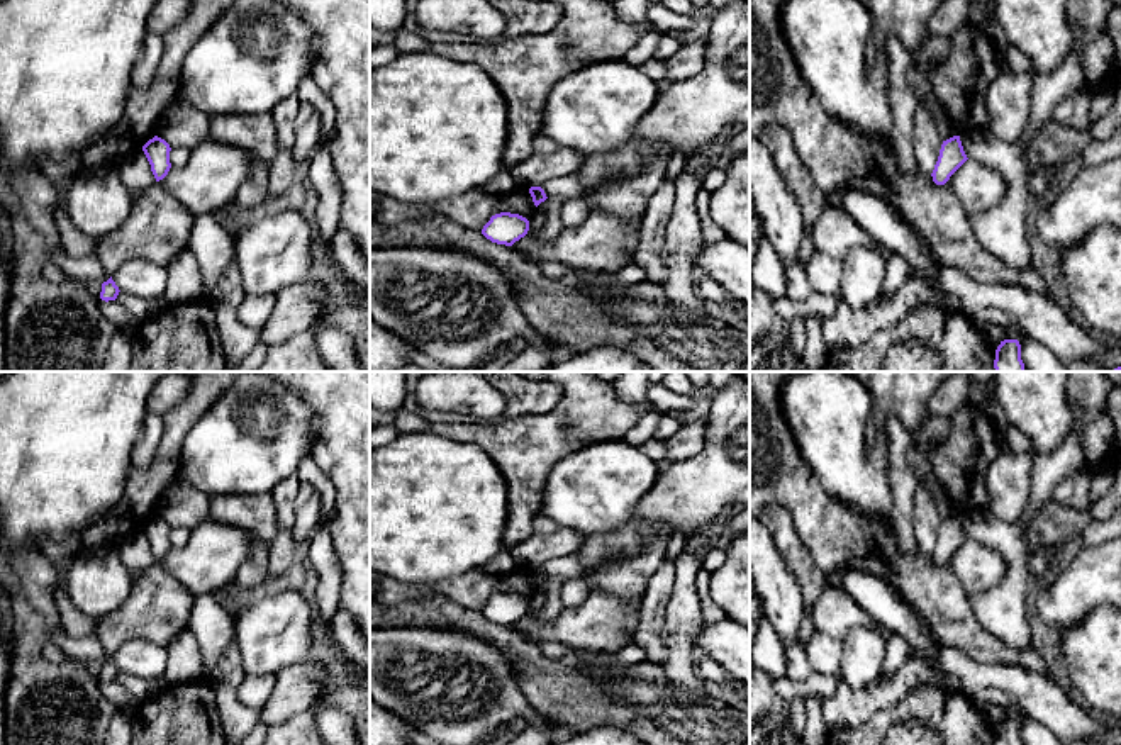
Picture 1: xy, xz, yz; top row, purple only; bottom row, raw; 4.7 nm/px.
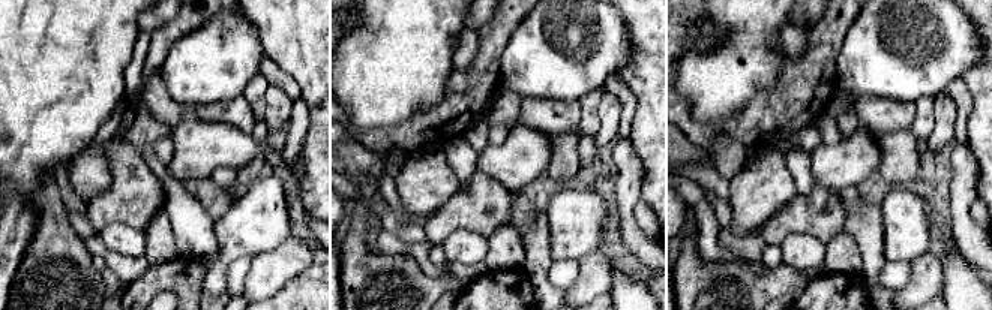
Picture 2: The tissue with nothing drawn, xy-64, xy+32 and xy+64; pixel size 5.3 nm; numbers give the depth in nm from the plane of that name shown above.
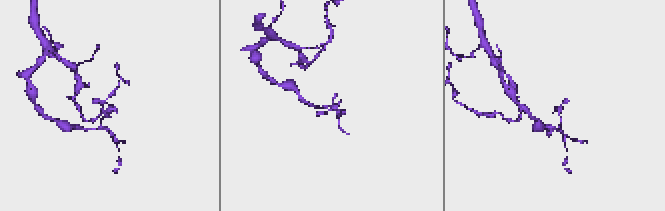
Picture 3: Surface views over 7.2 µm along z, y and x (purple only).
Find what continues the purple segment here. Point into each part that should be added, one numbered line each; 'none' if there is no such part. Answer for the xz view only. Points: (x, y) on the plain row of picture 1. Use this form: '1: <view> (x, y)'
none

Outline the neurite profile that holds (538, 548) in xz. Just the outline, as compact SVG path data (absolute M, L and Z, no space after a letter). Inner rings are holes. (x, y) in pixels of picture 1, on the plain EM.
M563 528L551 535L534 533L526 541L510 550L521 567L541 567L553 558L573 555L580 550L585 536L575 529Z

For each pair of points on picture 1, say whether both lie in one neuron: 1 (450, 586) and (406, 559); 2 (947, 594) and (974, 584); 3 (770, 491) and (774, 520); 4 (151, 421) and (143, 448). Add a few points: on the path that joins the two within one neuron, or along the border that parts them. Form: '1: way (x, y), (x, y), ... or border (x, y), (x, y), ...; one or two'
1: border (479, 569), (431, 584), (402, 582); two
2: border (945, 564), (969, 596); two
3: border (767, 504), (779, 503), (787, 511); two
4: way (151, 428), (150, 442); one

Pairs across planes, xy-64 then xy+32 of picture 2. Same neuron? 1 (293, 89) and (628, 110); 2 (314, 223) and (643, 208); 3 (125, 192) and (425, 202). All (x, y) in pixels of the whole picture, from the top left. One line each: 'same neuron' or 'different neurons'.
1: same neuron
2: same neuron
3: different neurons

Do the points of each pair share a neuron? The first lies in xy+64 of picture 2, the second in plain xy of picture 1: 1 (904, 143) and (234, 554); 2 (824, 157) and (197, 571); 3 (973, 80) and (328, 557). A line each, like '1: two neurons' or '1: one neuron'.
1: two neurons
2: one neuron
3: two neurons

